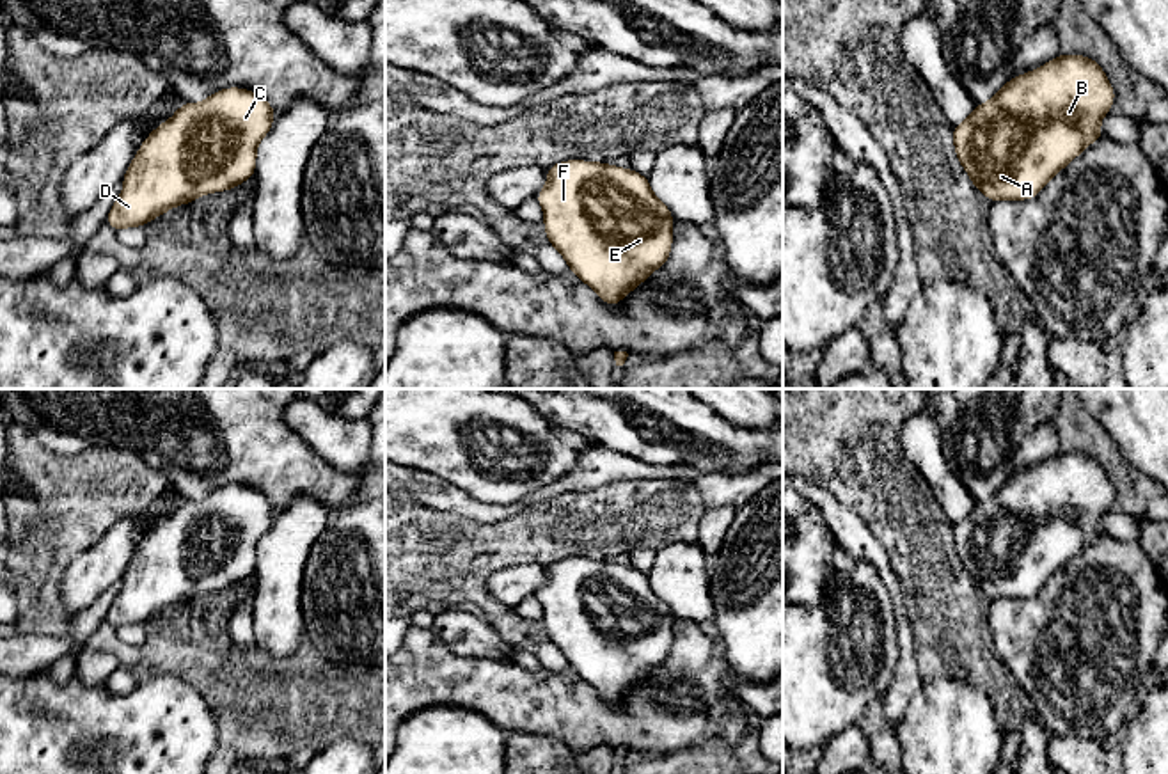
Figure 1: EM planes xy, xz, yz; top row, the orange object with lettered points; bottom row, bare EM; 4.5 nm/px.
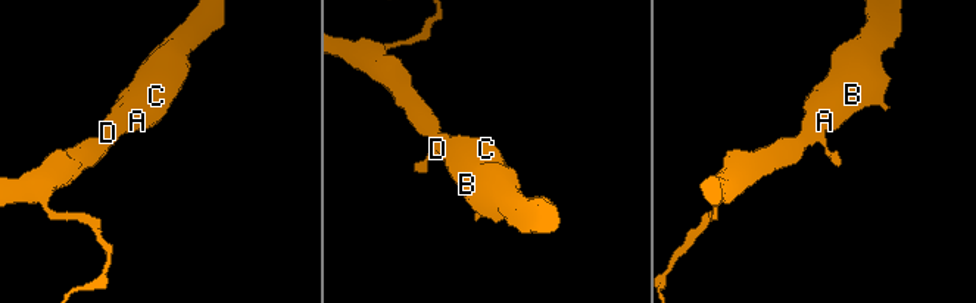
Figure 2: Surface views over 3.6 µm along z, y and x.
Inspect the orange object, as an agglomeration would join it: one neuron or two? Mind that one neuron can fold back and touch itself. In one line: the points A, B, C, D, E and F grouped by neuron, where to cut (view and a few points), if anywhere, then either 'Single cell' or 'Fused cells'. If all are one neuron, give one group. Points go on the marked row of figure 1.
Groups: A B C D E F. No split. Single cell

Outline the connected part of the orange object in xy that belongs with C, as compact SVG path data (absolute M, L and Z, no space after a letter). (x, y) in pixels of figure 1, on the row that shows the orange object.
M241 87L220 89L199 103L185 101L138 147L107 224L117 233L144 227L176 206L252 179L257 146L275 114L263 96Z

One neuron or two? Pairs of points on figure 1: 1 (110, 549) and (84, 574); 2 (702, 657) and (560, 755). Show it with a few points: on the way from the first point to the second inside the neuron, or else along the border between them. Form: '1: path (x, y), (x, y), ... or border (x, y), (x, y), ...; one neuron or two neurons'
1: path (103, 556), (91, 568); one neuron
2: border (529, 732), (554, 737), (572, 753); two neurons

